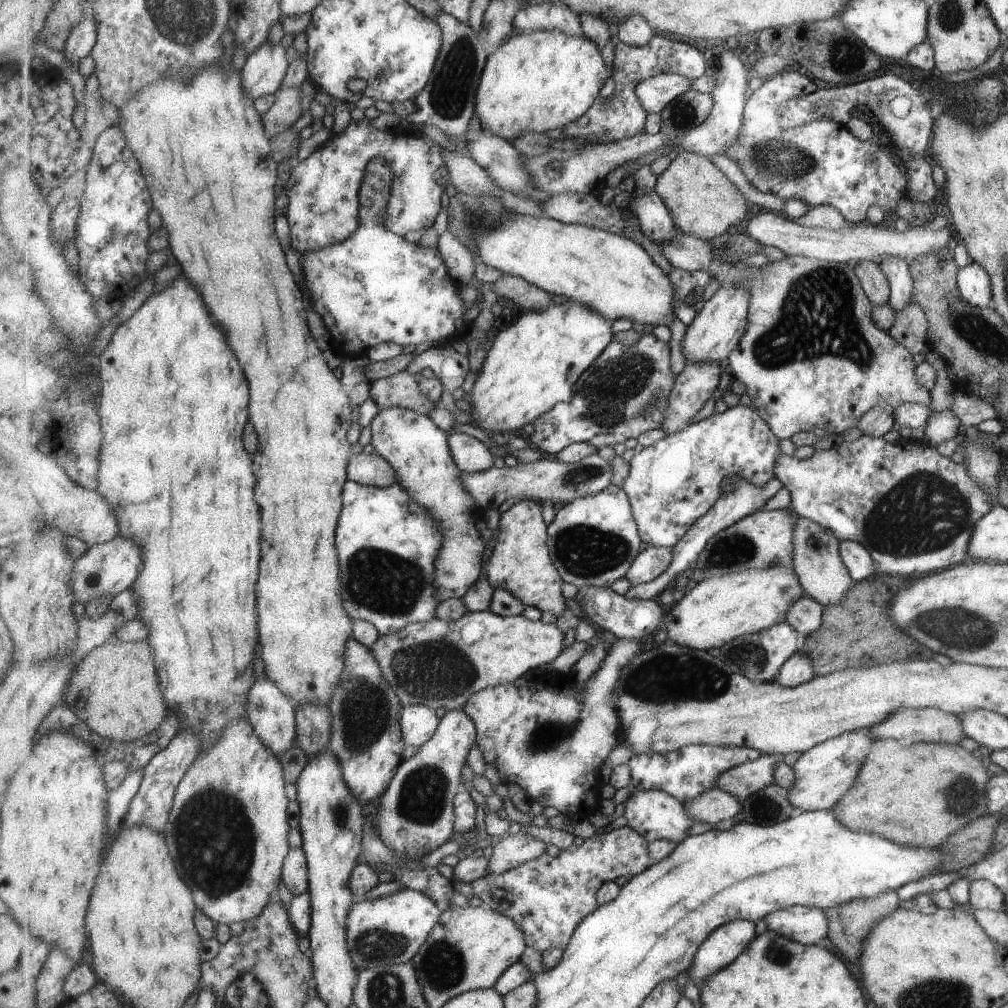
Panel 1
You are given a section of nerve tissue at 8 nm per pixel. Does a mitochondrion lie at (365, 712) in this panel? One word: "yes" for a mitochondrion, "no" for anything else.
yes

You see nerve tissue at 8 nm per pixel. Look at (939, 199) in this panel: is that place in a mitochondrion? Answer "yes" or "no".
no

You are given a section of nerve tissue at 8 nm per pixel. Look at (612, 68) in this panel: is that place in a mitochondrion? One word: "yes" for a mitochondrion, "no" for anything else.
no

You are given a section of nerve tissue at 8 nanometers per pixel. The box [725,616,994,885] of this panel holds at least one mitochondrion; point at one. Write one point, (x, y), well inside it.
(961, 795)

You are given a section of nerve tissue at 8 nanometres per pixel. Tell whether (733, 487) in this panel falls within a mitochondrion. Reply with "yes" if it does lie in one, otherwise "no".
yes

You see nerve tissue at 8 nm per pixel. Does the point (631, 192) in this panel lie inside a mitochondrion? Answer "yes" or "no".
no

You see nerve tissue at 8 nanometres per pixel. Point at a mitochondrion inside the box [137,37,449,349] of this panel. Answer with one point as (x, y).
(376, 193)

